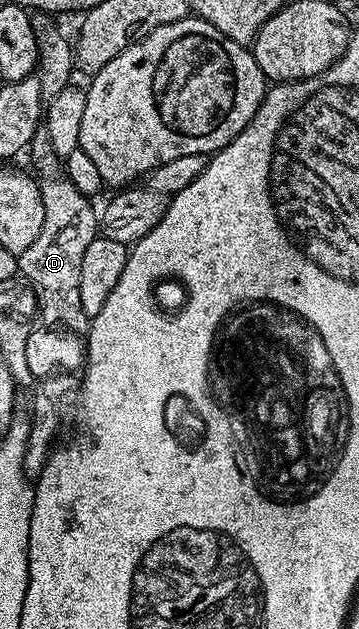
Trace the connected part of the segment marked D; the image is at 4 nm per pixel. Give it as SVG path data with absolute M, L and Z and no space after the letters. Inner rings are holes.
M43 128L37 130L29 147L29 155L35 159L39 187L41 189L41 201L44 206L43 226L40 228L40 236L35 242L21 252L18 257L18 269L24 279L27 279L37 294L37 303L40 319L47 324L60 324L74 331L84 331L89 324L89 317L82 312L82 304L79 302L79 274L81 273L83 254L99 232L99 216L96 209L92 208L92 201L82 195L77 187L63 175L63 170L54 148L50 144L50 136Z

